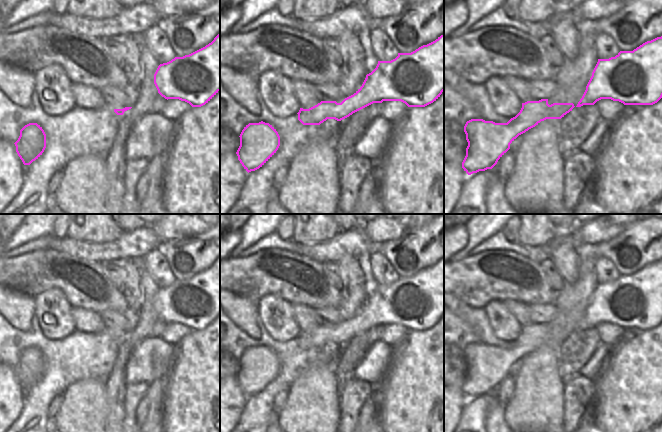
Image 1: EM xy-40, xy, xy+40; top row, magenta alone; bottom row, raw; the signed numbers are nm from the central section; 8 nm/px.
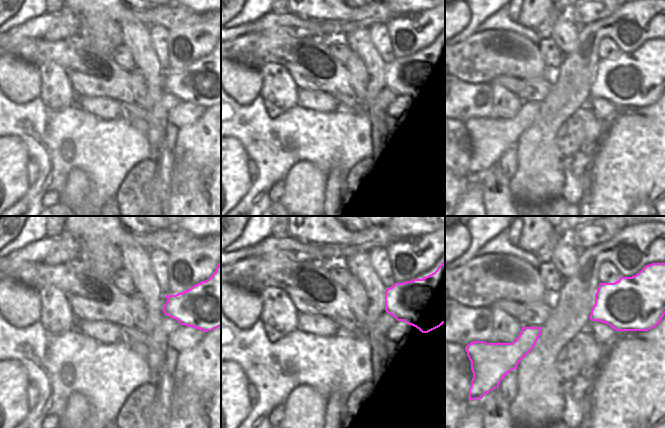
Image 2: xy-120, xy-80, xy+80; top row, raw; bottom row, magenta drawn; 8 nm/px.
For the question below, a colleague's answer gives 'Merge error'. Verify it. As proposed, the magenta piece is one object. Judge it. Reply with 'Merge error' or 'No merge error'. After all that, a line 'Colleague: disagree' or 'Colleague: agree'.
No merge error.
Colleague: disagree

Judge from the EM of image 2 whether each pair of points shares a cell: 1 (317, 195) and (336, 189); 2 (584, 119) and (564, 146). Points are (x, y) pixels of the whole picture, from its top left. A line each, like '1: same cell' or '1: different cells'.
1: different cells
2: same cell

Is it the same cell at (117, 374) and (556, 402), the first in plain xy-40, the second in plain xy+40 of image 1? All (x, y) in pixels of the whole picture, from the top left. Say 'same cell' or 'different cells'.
different cells

